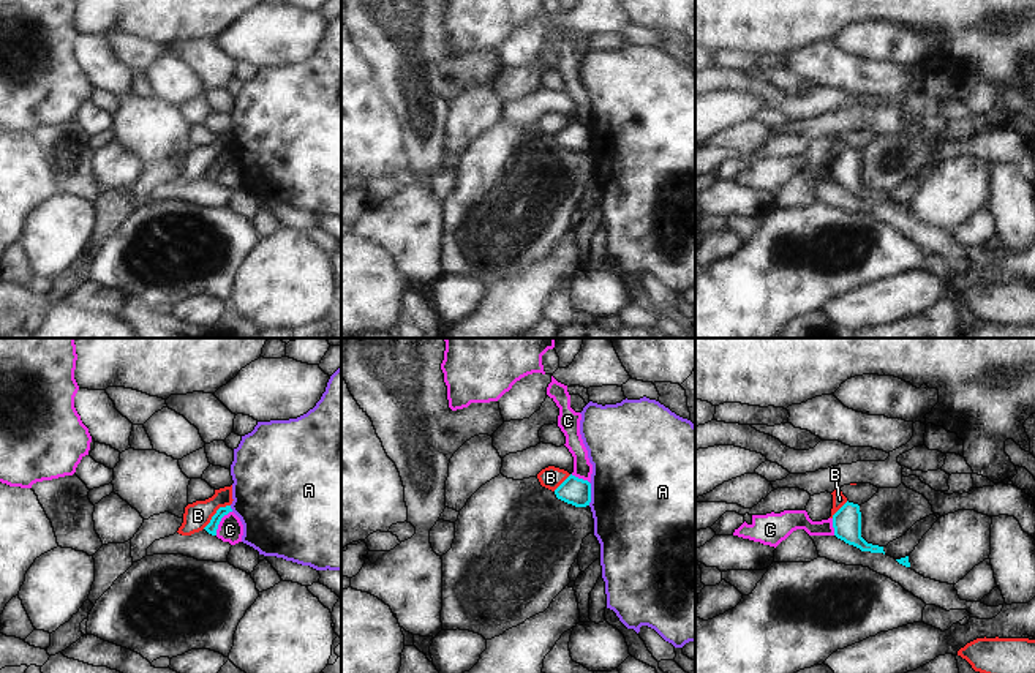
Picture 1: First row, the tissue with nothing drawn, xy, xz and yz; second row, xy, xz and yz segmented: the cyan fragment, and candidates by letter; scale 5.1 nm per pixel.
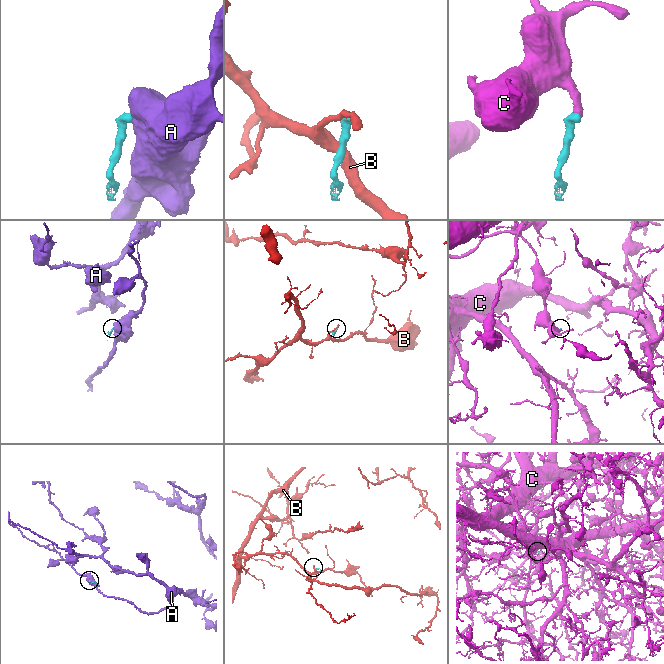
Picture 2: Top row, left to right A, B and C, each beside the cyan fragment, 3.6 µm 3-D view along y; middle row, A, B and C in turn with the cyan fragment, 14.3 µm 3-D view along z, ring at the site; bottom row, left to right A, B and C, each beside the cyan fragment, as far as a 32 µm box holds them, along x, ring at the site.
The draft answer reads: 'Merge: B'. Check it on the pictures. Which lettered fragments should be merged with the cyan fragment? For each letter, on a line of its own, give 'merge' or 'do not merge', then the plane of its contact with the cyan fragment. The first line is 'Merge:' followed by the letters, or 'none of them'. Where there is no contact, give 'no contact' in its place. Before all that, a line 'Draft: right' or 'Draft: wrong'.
Draft: wrong
Merge: none of them
A: do not merge; contact in xz
B: do not merge; contact in xy
C: do not merge; contact in xy

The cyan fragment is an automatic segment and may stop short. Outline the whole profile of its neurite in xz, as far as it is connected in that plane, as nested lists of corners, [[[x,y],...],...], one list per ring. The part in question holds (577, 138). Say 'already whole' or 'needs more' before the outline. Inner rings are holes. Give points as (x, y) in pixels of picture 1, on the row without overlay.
already whole; [[[569,122],[556,136],[558,145],[575,153],[586,153],[591,149],[591,130],[588,126]]]

